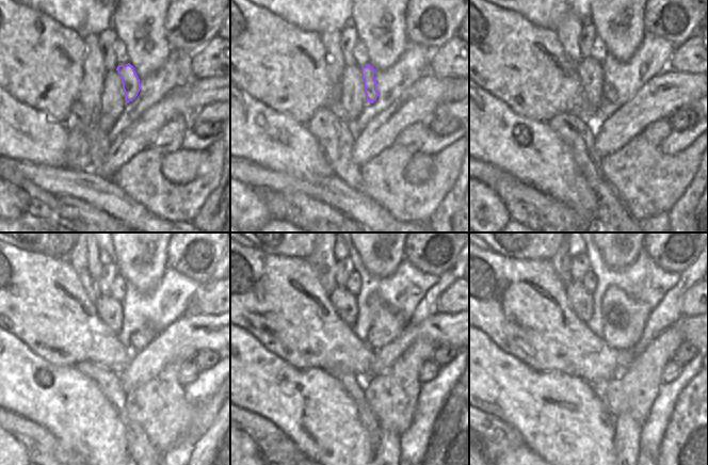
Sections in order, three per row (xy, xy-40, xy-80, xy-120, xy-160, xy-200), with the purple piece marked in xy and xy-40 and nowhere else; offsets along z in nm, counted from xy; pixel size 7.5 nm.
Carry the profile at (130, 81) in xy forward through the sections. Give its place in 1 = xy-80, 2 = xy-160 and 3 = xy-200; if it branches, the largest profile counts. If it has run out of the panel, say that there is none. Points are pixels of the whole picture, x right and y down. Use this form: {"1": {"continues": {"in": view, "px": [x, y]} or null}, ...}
{"1": {"continues": {"in": "xy-80", "px": [610, 94]}}, "2": {"continues": {"in": "xy-160", "px": [387, 323]}}, "3": {"continues": {"in": "xy-200", "px": [624, 320]}}}

